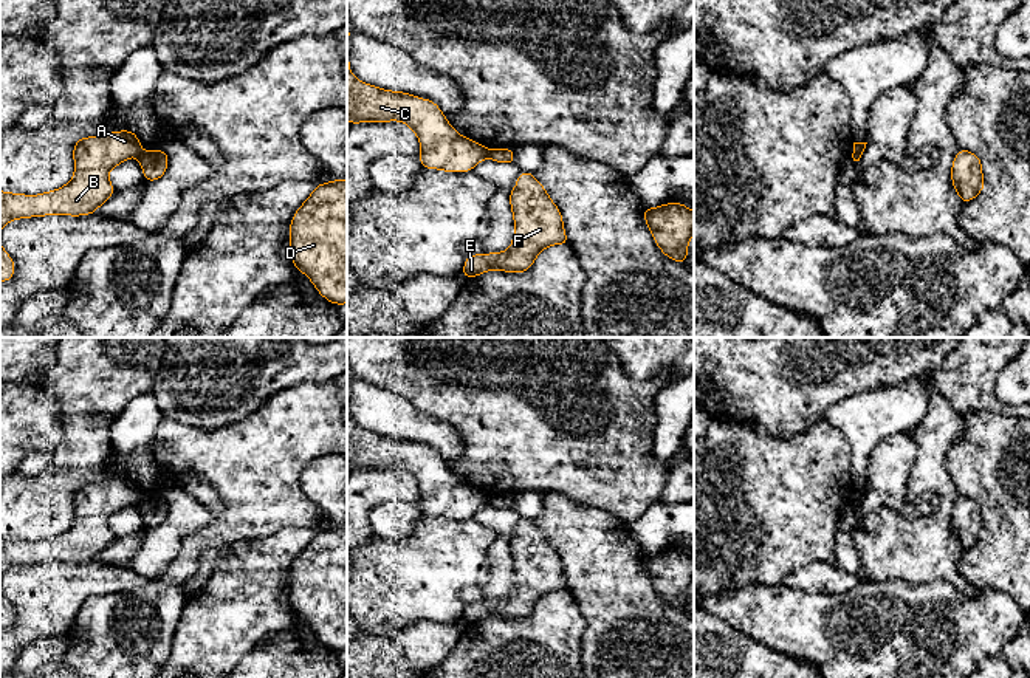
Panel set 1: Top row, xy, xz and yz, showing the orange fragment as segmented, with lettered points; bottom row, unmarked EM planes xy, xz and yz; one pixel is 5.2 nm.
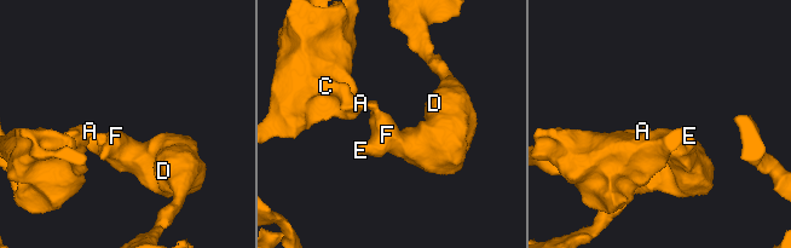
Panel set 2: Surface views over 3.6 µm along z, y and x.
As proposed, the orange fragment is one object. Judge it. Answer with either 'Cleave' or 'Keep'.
Cleave

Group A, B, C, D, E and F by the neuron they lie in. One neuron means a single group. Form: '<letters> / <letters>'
A B C / D E F

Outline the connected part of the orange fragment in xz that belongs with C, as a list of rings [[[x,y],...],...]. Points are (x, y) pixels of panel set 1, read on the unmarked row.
[[[347,396],[347,466],[350,472],[358,469],[387,469],[401,467],[420,485],[418,505],[424,515],[438,515],[446,519],[468,519],[485,505],[486,495],[474,486],[463,485],[448,469],[438,452],[429,446],[415,444],[403,438],[389,438],[356,426],[348,413],[350,398]]]

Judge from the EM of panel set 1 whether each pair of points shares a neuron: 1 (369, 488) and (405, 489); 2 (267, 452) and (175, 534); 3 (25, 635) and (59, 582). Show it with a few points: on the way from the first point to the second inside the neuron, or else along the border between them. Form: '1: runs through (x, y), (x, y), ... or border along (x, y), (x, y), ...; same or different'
1: runs through (378, 488), (395, 488); same
2: border along (212, 511), (212, 517), (205, 525), (185, 536); different
3: runs through (31, 623), (50, 595); same

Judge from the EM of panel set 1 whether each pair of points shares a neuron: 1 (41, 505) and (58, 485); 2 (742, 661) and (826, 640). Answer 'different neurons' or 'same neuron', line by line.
1: same neuron
2: different neurons

